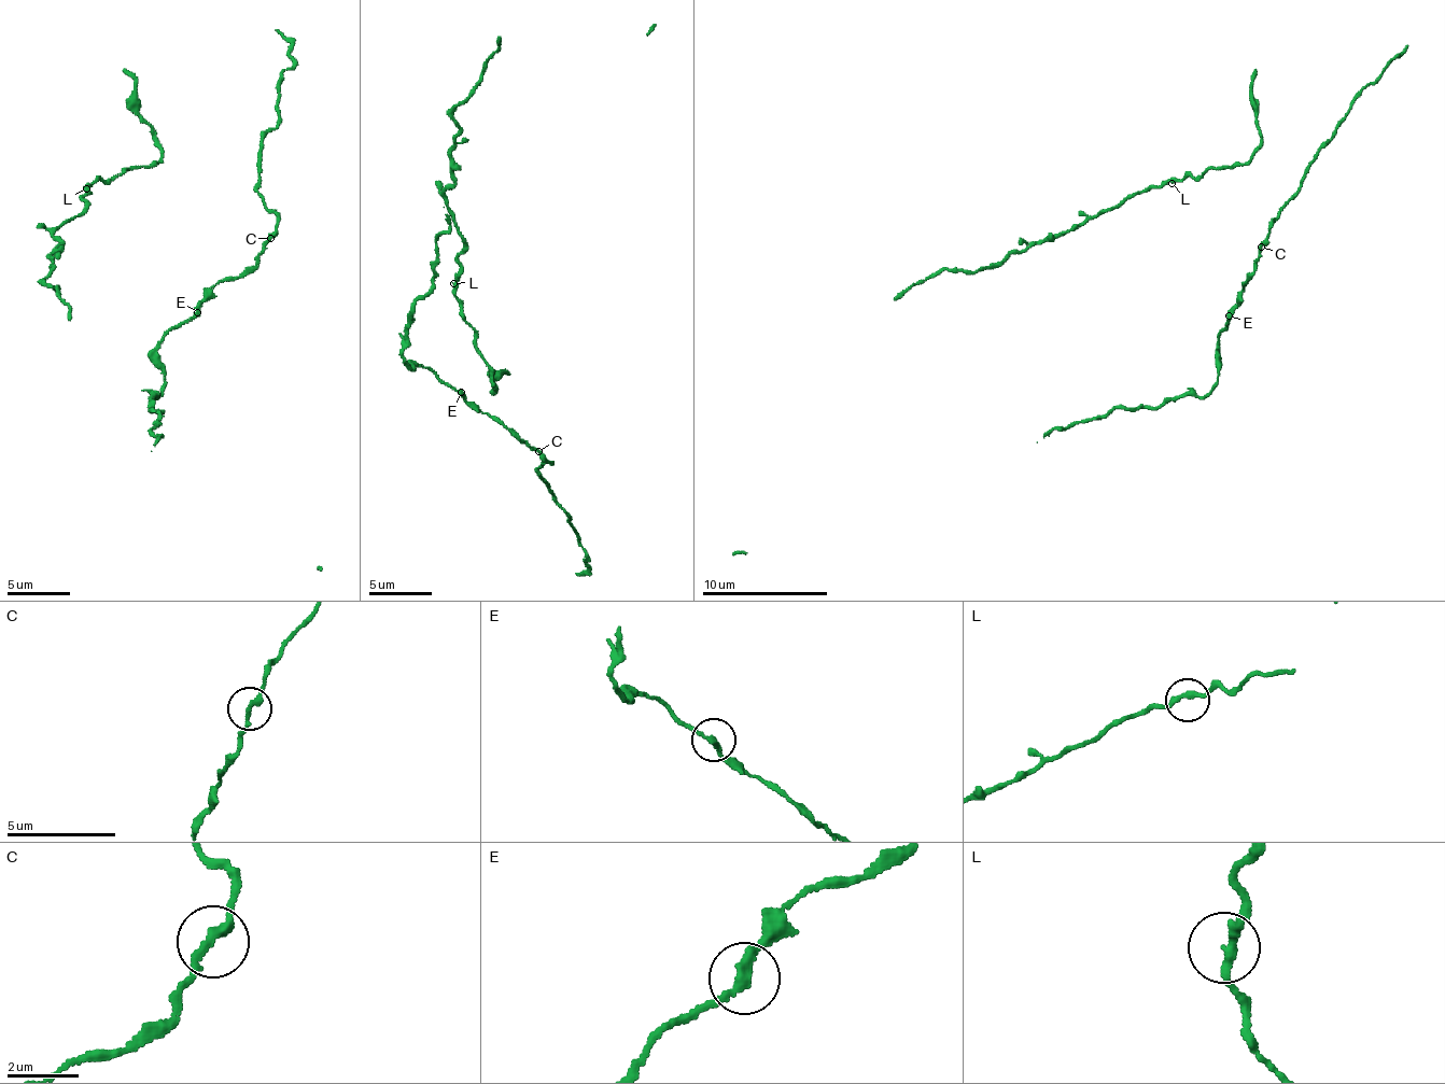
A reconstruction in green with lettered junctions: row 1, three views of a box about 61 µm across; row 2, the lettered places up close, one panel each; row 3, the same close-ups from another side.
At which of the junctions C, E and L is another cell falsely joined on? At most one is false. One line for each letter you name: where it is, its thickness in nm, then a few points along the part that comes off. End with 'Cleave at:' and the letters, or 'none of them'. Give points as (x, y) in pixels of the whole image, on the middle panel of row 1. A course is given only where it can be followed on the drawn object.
Cleave at: none of them

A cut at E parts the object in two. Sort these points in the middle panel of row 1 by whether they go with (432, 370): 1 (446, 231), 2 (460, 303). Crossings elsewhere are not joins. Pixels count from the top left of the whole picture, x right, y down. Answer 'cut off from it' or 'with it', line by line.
1: with it
2: cut off from it

